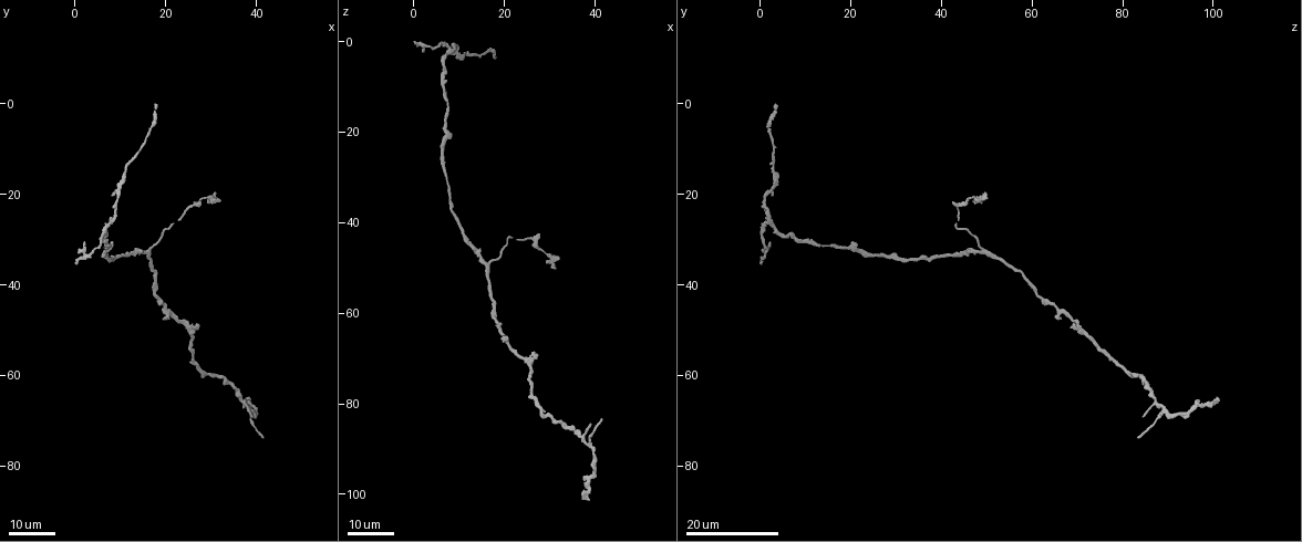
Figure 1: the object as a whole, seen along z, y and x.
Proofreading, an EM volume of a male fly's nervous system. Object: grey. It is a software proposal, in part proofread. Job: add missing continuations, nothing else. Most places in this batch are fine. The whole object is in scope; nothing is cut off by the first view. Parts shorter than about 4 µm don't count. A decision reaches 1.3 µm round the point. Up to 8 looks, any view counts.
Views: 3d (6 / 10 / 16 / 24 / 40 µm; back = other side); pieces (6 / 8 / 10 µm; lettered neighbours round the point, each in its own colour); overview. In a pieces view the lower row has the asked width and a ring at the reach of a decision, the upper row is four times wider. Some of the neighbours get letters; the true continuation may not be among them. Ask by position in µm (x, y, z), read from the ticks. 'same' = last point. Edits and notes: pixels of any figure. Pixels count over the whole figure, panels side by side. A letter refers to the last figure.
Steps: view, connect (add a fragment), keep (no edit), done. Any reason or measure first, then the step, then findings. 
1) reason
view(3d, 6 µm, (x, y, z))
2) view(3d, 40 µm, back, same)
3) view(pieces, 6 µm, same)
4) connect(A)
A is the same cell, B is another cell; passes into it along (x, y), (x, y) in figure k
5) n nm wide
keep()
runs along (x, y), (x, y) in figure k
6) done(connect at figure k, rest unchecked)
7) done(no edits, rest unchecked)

an open end
view(3d, 24 µm, (20.0, 47.5, 66.0))

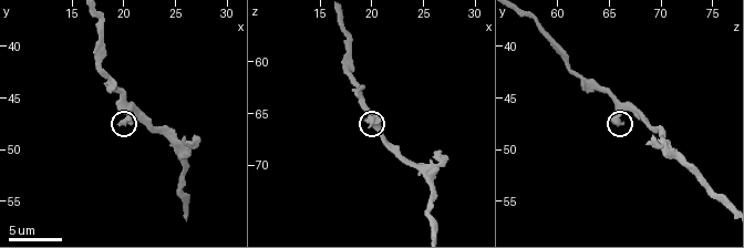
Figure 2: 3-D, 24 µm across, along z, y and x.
closer look
view(3d, 6 µm, (19.4, 47.8, 65.8))

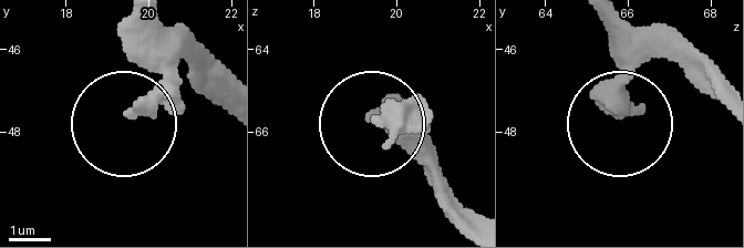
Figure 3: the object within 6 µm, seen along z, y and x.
see the neighbours
view(pieces, 10 µm, (19.50, 47.50, 65.70))

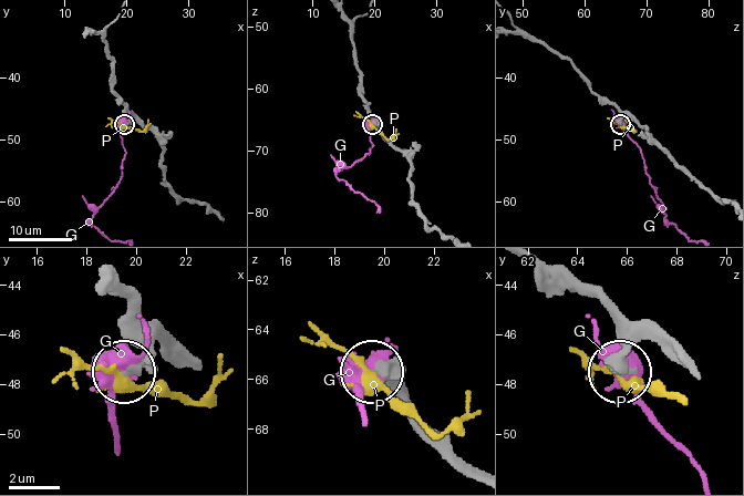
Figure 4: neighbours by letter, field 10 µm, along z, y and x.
keep()
G and P are other cells; none of them fits

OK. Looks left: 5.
branch stops here
view(3d, 24 µm, (31.0, 20.0, 50.0))

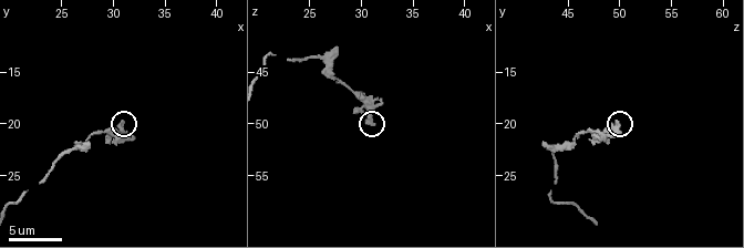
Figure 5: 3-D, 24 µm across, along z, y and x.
view(pieces, 8 µm, (31.0, 19.8, 49.8))

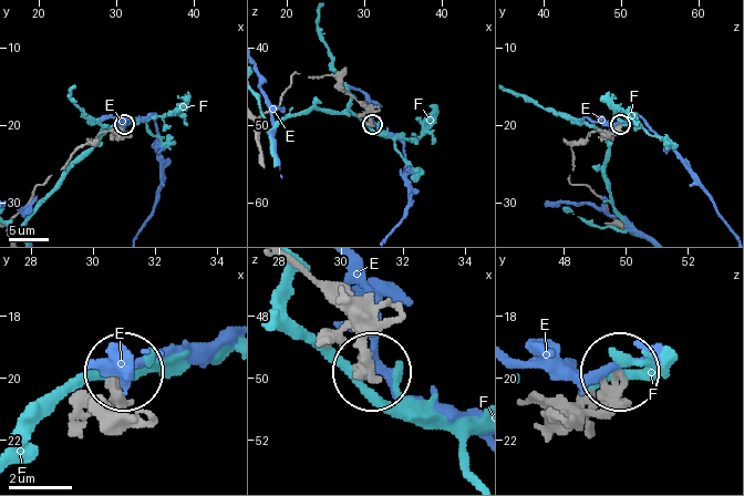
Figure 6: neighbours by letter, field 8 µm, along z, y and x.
keep()
E and F are other cells; none of them fits

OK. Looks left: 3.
view(3d, 6 µm, (27.2, 48.8, 69.0))

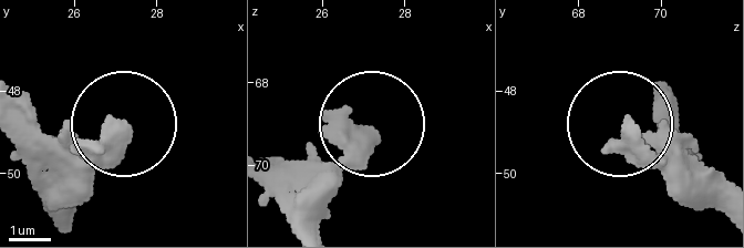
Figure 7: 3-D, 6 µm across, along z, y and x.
view(pieces, 8 µm, (27.20, 48.80, 69.25))

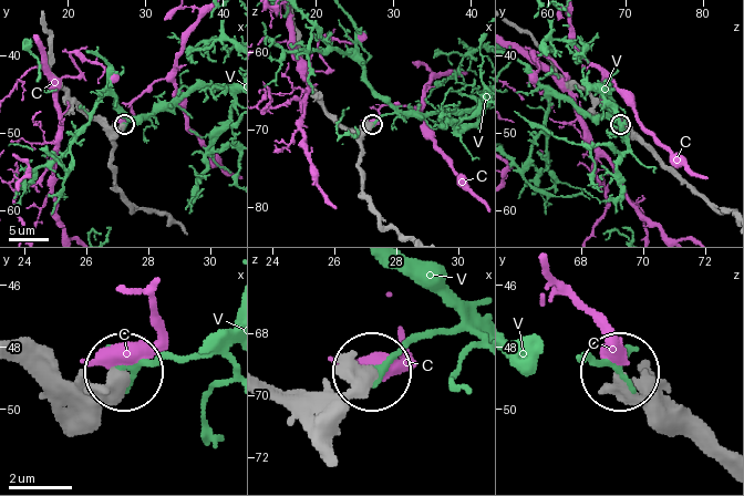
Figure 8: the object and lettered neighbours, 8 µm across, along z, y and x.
keep()
C and V are other cells; none of them fits

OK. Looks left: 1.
done(no edits, rest unchecked)

